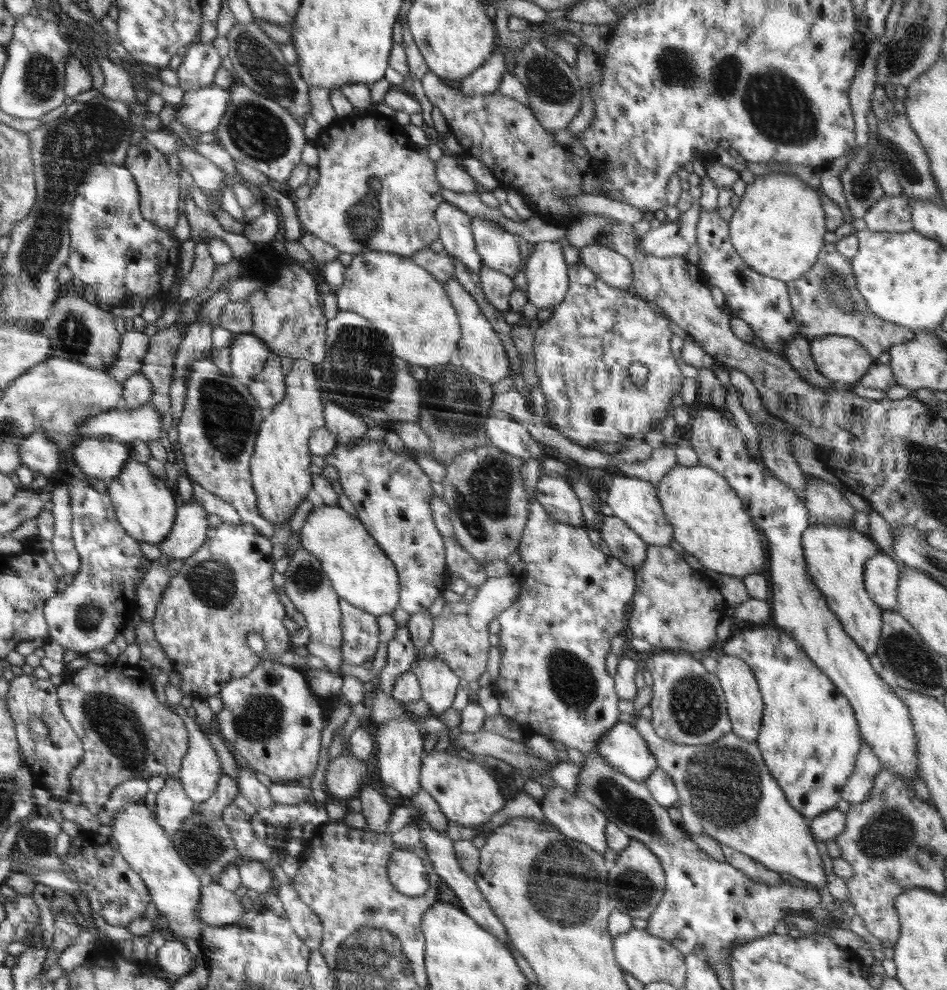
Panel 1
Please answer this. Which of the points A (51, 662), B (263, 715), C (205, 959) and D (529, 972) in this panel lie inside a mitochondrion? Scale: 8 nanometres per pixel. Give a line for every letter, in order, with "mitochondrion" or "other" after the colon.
A: other
B: mitochondrion
C: other
D: other

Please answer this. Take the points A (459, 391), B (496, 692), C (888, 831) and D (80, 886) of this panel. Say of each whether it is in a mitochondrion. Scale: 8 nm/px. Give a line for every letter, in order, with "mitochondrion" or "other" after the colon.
A: mitochondrion
B: other
C: mitochondrion
D: other

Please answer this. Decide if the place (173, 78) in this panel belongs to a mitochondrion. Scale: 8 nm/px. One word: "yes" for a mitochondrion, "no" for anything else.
no

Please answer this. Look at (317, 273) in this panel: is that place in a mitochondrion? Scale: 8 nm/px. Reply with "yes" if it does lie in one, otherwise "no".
no

